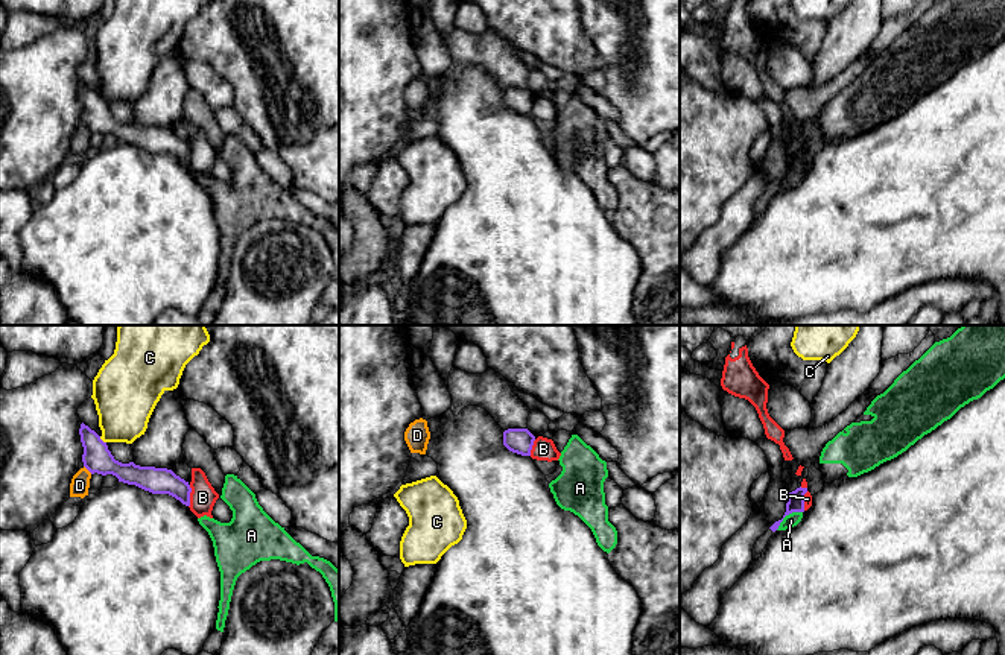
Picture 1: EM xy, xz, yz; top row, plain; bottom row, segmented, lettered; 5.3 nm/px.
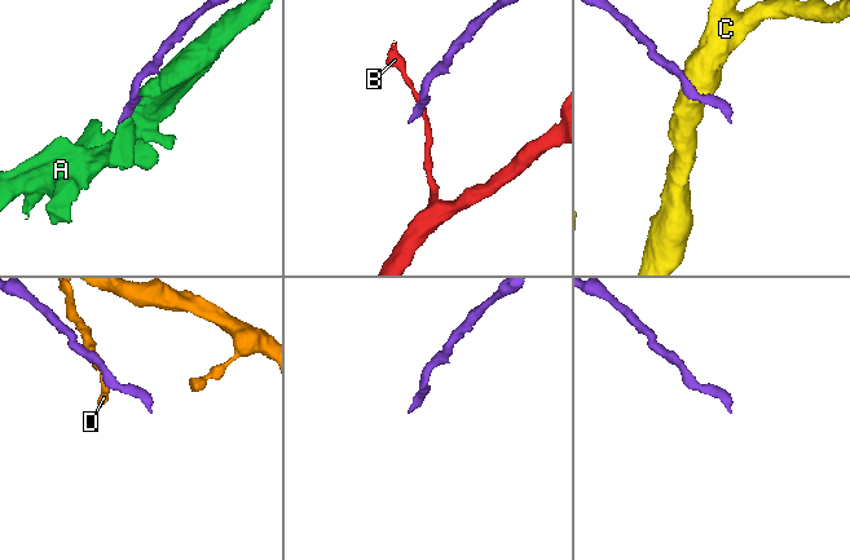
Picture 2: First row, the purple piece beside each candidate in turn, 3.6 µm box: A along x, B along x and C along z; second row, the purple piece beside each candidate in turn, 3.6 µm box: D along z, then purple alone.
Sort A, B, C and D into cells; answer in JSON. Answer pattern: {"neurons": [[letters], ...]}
{"neurons": [["A"], ["B"], ["C"], ["D"]]}

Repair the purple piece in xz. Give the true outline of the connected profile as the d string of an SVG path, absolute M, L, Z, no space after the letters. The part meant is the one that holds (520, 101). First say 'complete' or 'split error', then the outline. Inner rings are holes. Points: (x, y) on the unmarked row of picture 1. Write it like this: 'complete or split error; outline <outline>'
complete; outline M508 88L503 91L503 105L517 114L531 115L535 96L528 88Z

